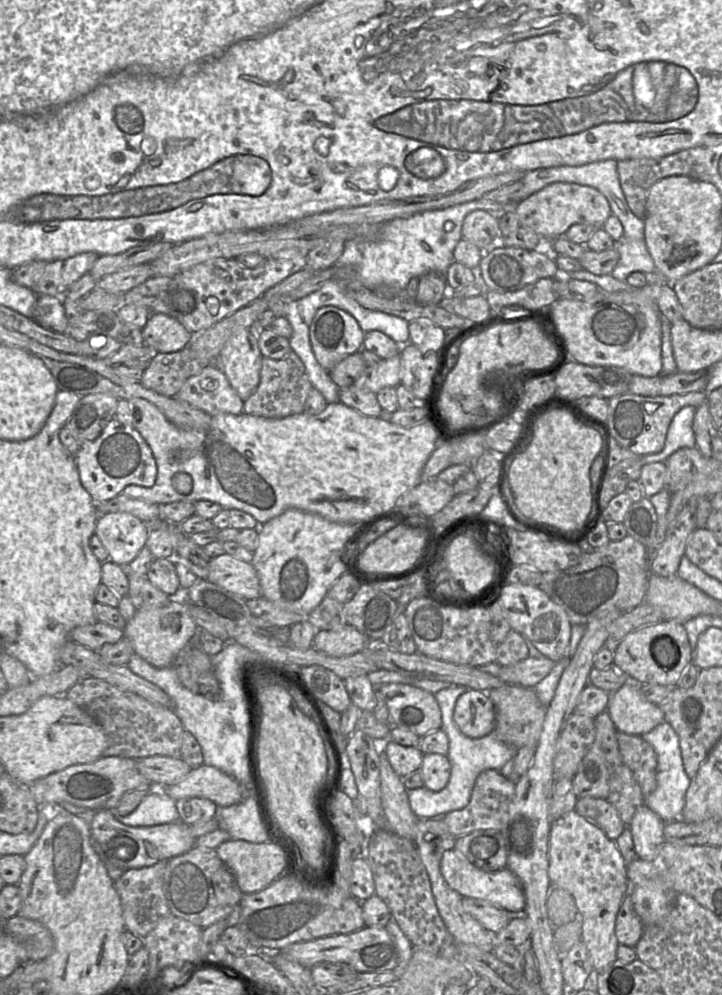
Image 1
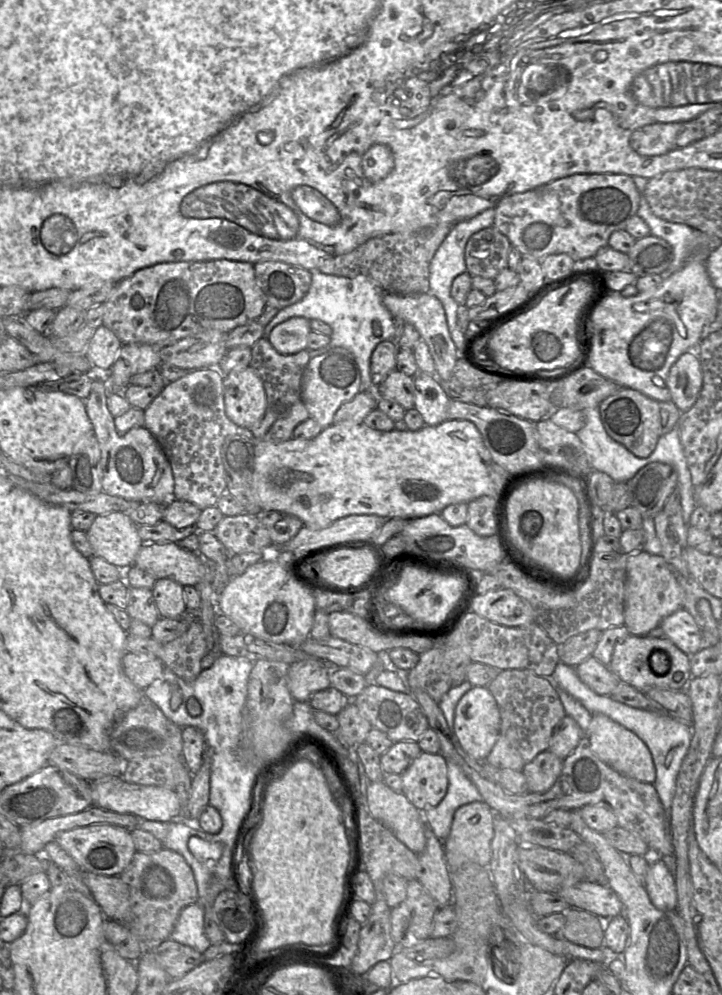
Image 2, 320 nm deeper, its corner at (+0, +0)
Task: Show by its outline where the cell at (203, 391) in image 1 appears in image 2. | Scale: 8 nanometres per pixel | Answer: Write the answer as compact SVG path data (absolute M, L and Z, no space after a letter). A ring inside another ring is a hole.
M216 369L190 371L182 378L167 383L161 393L144 410L144 427L162 447L172 468L173 495L199 509L214 507L226 492L227 484L221 448L227 437L239 435L254 440L250 429L233 423L225 413L223 374Z

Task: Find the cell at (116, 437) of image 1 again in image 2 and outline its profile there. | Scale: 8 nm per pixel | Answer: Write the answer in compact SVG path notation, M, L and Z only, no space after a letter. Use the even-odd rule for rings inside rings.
M93 379L90 395L84 400L101 453L102 492L141 503L169 505L175 500L174 478L162 447L145 427L134 427L120 435L107 407L108 393L104 382Z

